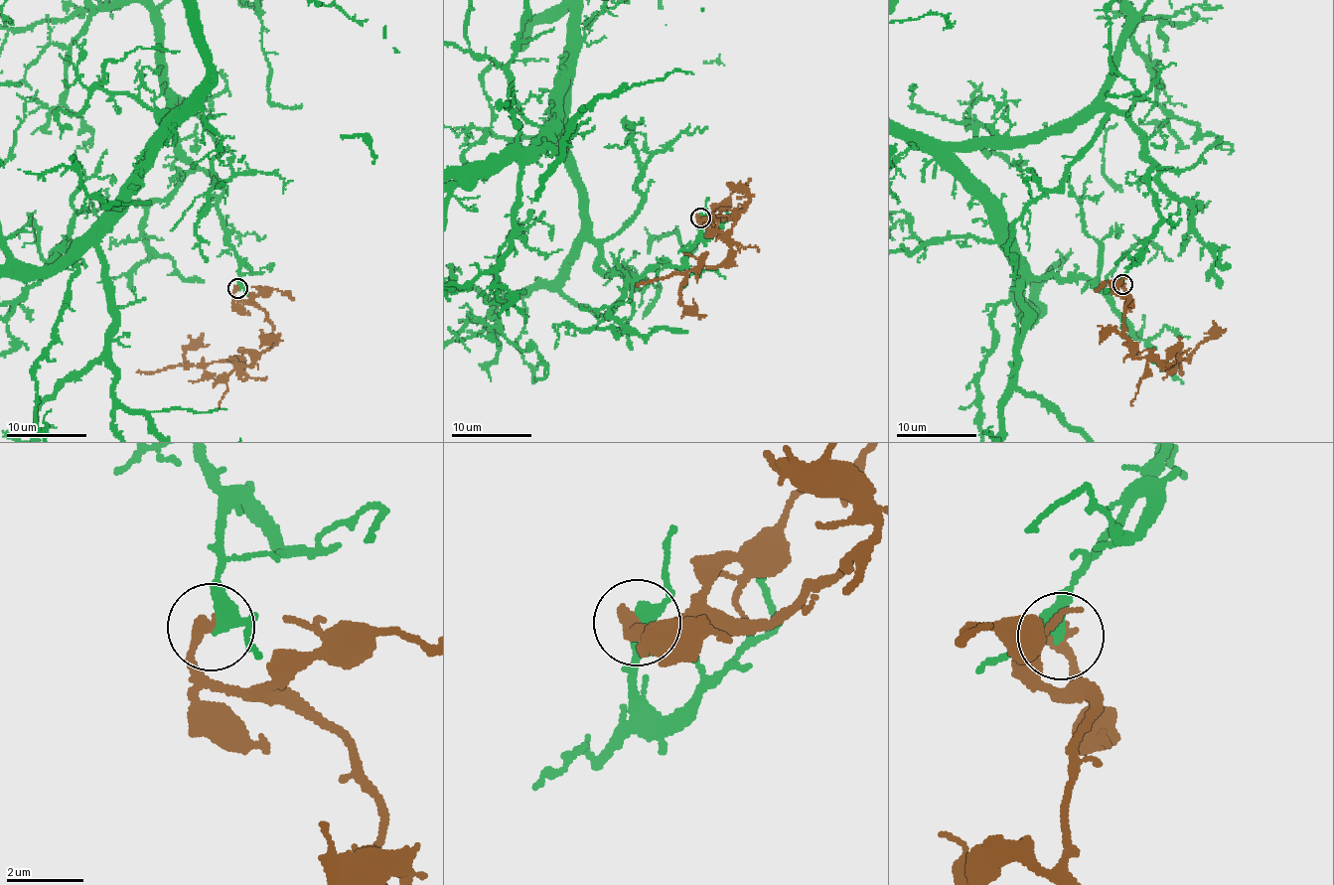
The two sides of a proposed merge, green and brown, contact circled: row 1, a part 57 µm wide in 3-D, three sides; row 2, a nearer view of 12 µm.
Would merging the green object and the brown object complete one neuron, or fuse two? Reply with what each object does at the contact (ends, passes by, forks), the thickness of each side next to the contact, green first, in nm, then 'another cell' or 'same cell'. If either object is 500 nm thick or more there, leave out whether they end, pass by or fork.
green passes by; brown ends; calibres 320 and 320 nm; another cell

